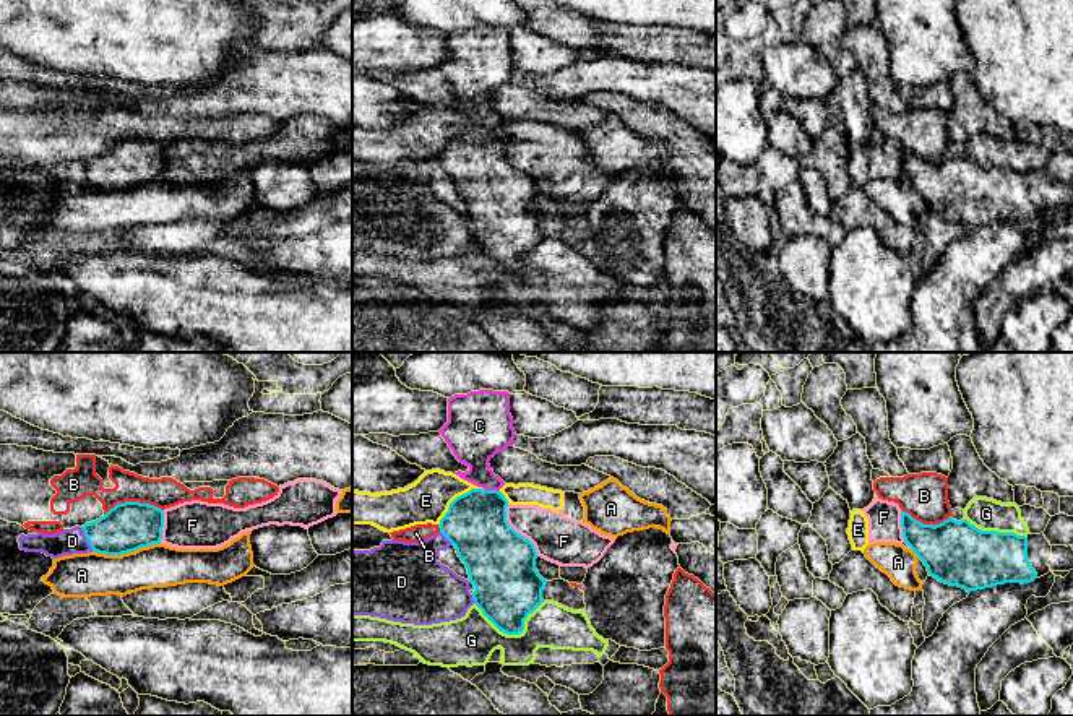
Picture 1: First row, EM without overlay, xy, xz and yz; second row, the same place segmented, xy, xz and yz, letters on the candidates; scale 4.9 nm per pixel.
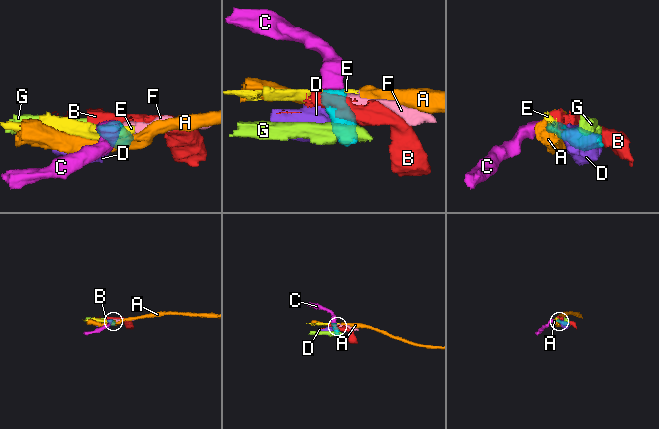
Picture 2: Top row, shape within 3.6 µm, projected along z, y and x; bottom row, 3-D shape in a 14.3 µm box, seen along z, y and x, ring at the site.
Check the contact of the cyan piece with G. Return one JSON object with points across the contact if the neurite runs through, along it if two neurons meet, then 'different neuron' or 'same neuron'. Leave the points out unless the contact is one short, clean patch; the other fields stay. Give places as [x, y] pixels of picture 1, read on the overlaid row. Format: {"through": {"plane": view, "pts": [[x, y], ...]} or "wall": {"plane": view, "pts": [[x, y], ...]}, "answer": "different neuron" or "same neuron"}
{"wall": {"plane": "xz", "pts": [[544, 601], [528, 616], [518, 634], [504, 634], [474, 603]]}, "answer": "different neuron"}

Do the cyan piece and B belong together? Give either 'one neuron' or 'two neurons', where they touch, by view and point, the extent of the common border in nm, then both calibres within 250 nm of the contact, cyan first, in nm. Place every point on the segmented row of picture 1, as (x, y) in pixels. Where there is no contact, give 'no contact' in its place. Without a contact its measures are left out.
two neurons; meets cyan in xy at (133, 502); contact 300 nm long; 240 nm thick on the cyan side, 150 nm on the other

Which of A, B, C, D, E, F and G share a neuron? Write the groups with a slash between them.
A / B / C / D / E F / G

